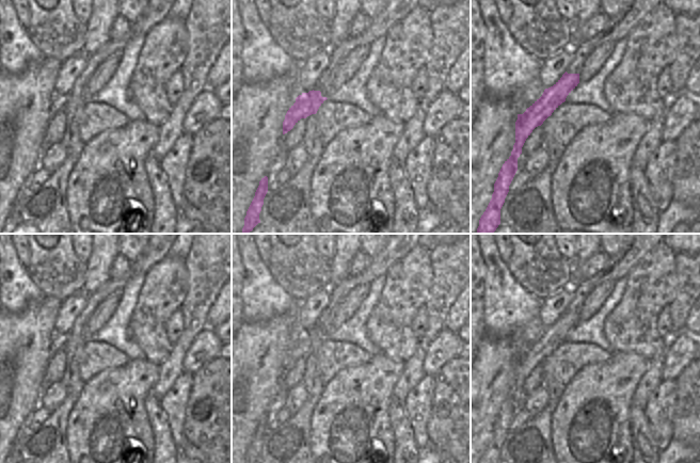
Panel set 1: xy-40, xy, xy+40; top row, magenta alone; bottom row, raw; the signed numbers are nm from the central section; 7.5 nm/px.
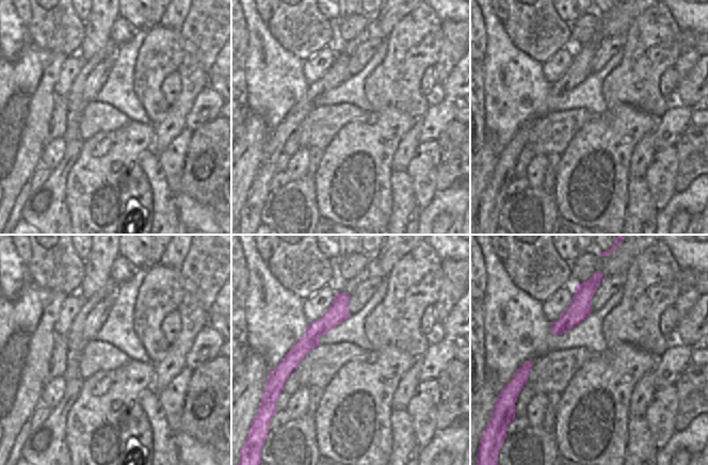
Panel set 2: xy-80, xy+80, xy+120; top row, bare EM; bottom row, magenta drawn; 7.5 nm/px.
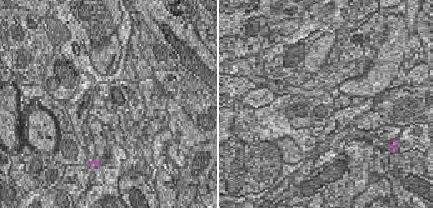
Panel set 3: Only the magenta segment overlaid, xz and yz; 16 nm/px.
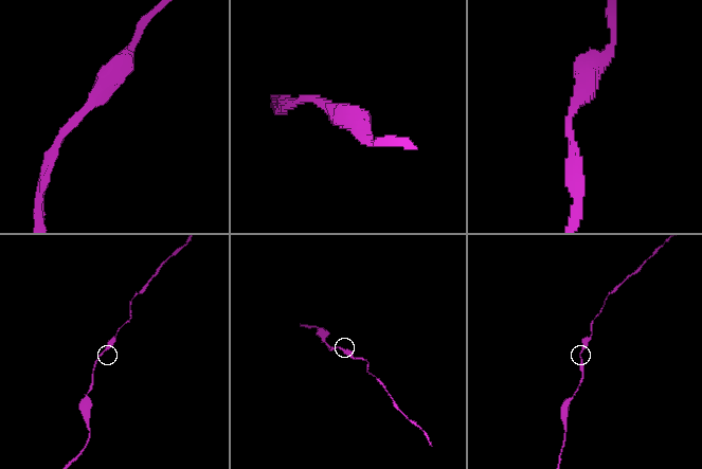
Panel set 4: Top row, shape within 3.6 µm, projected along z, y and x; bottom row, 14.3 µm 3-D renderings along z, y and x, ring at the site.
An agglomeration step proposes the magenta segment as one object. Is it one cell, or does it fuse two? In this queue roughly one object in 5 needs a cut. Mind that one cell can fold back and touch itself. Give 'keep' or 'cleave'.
keep

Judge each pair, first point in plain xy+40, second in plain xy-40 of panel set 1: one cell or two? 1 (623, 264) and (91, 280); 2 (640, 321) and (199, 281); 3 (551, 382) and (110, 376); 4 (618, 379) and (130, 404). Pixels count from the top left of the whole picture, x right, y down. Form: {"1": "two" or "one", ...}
{"1": "two", "2": "two", "3": "two", "4": "one"}

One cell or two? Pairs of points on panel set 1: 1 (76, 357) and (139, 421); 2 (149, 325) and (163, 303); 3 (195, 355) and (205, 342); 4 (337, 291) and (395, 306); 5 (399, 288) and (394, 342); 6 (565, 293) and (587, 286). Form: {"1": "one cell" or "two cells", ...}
{"1": "two cells", "2": "one cell", "3": "one cell", "4": "two cells", "5": "one cell", "6": "two cells"}

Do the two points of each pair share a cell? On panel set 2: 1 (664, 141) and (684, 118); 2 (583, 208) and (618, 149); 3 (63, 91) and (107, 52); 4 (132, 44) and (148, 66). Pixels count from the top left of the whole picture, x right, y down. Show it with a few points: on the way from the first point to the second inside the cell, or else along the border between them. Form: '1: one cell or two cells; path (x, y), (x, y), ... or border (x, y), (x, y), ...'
1: one cell; path (665, 135), (678, 123)
2: one cell; path (597, 193), (615, 175), (616, 164)
3: two cells; border (84, 62), (69, 92), (65, 96)
4: two cells; border (146, 30), (146, 36), (138, 52), (132, 76)

